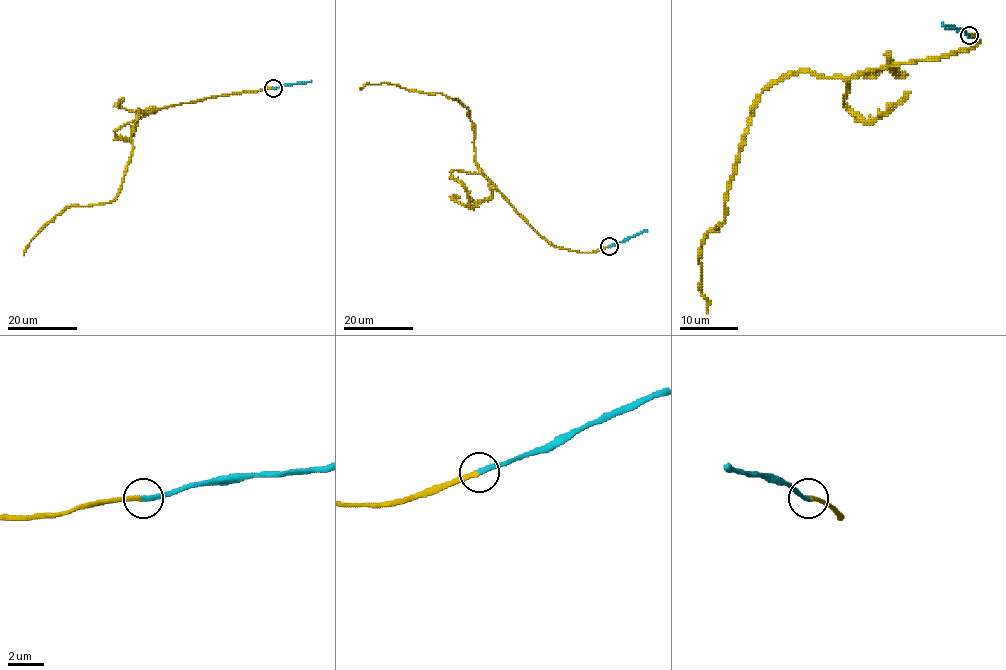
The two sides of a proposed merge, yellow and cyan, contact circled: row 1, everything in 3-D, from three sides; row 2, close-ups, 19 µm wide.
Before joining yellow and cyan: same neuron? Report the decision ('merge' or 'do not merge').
merge

